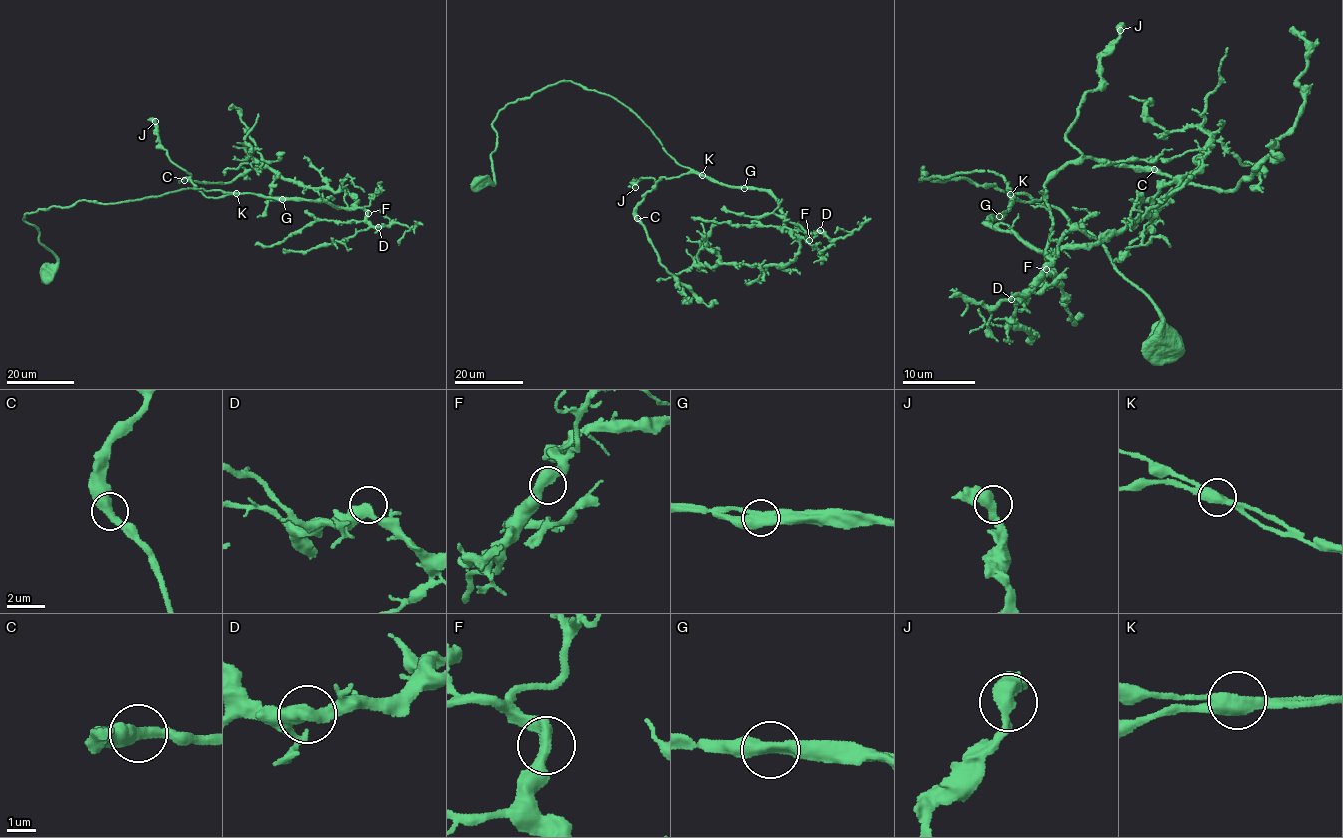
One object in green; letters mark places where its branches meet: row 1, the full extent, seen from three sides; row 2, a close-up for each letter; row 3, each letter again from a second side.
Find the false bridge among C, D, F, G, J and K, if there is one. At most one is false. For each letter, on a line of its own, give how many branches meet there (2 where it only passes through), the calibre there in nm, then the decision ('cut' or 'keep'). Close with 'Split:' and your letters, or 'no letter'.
C: 2 | 480 nm | keep
D: 2 | 460 nm | keep
F: 2 | 480 nm | keep
G: 2 | 460 nm | keep
J: 2 | 480 nm | keep
K: 2 | 480 nm | keep
Split: no letter

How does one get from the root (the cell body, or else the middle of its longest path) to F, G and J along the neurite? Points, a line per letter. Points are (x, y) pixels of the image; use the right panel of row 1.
F: (1170, 337), (1058, 209), (921, 168), (918, 182), (1001, 175), (1012, 201), (985, 222), (1049, 255), (1046, 269)
G: (1170, 337), (1108, 251), (1058, 209), (921, 168), (918, 182), (1001, 175), (1012, 201), (1000, 216)
J: (1170, 337), (1058, 209), (923, 167), (918, 182), (988, 170), (1040, 199), (1082, 154), (1065, 134), (1120, 30)

